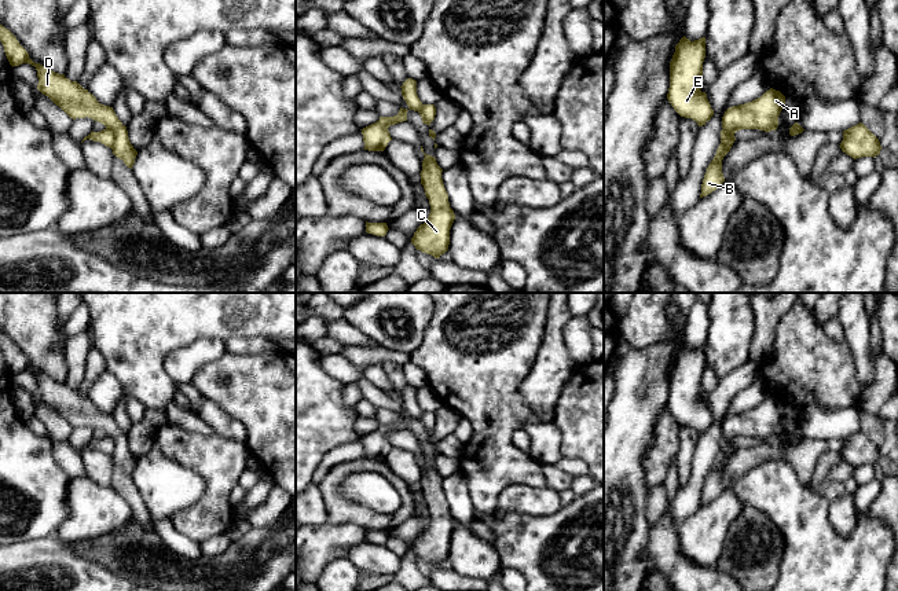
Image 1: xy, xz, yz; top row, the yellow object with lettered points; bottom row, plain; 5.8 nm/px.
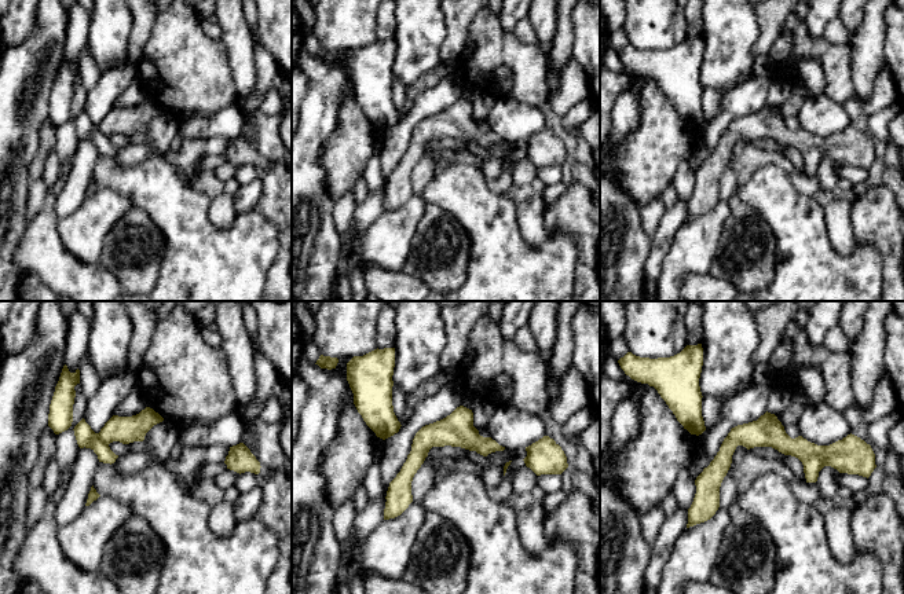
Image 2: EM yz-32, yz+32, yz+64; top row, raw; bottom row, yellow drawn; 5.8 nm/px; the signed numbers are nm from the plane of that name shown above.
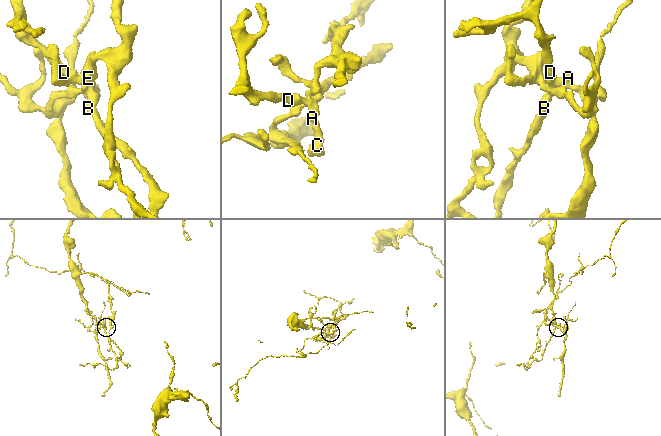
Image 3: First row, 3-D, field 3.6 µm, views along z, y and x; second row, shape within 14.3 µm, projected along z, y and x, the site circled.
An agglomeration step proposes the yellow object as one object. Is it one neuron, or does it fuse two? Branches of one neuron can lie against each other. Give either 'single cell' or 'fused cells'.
fused cells

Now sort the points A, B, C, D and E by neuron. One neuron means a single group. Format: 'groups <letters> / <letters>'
groups A B C D / E

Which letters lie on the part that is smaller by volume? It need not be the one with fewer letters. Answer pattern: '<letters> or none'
E

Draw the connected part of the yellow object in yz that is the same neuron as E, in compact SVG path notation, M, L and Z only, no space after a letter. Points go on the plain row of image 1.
M685 344L675 353L670 370L670 396L667 407L674 418L685 426L692 426L699 434L705 433L714 418L701 400L703 370L705 366L705 345L690 349Z

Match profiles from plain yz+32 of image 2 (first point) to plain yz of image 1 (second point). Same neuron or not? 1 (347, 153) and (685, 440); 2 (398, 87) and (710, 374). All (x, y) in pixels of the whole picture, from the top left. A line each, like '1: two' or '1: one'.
1: two
2: one

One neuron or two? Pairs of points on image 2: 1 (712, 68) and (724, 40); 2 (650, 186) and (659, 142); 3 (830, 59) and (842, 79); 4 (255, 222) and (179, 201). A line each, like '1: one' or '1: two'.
1: one
2: one
3: one
4: one

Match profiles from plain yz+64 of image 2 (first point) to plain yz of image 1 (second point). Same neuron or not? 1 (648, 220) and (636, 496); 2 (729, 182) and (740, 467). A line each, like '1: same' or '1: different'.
1: different
2: same

